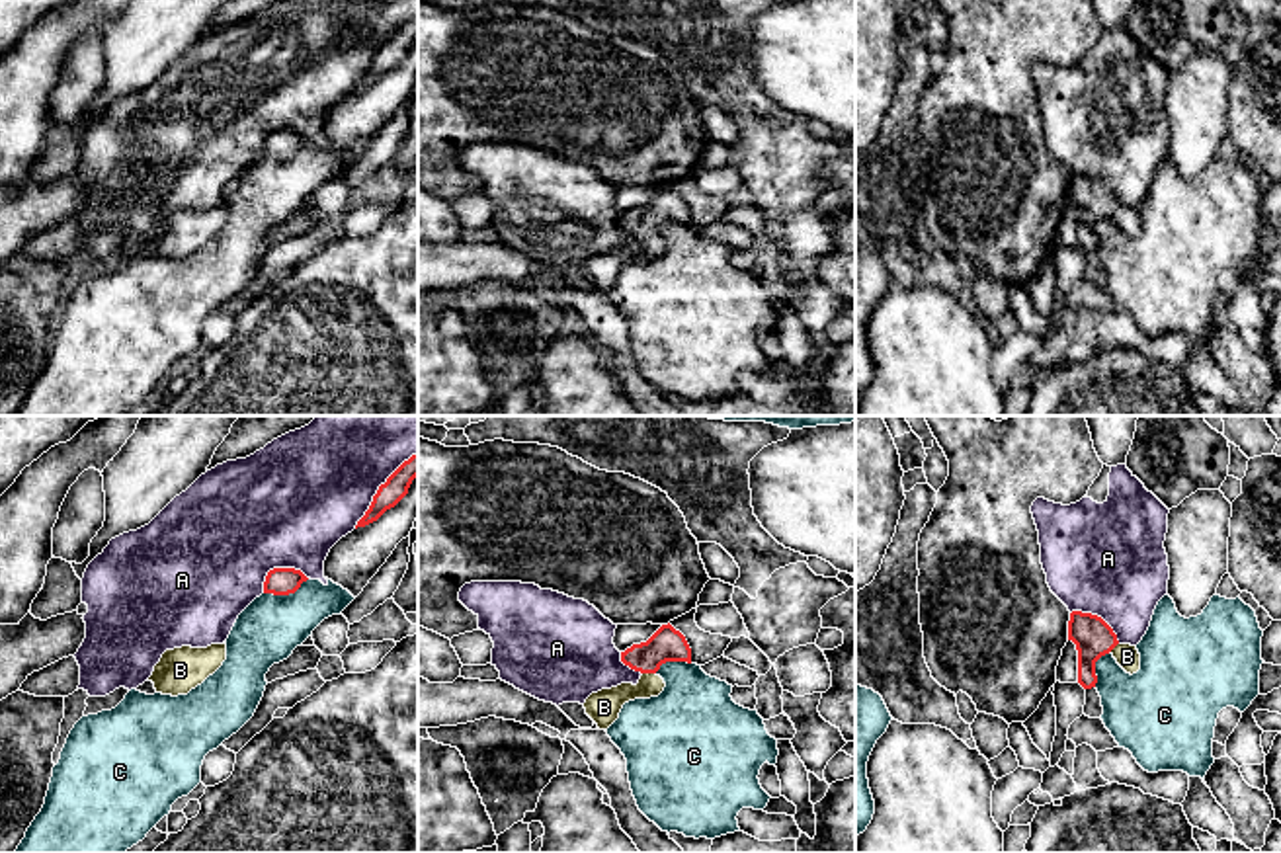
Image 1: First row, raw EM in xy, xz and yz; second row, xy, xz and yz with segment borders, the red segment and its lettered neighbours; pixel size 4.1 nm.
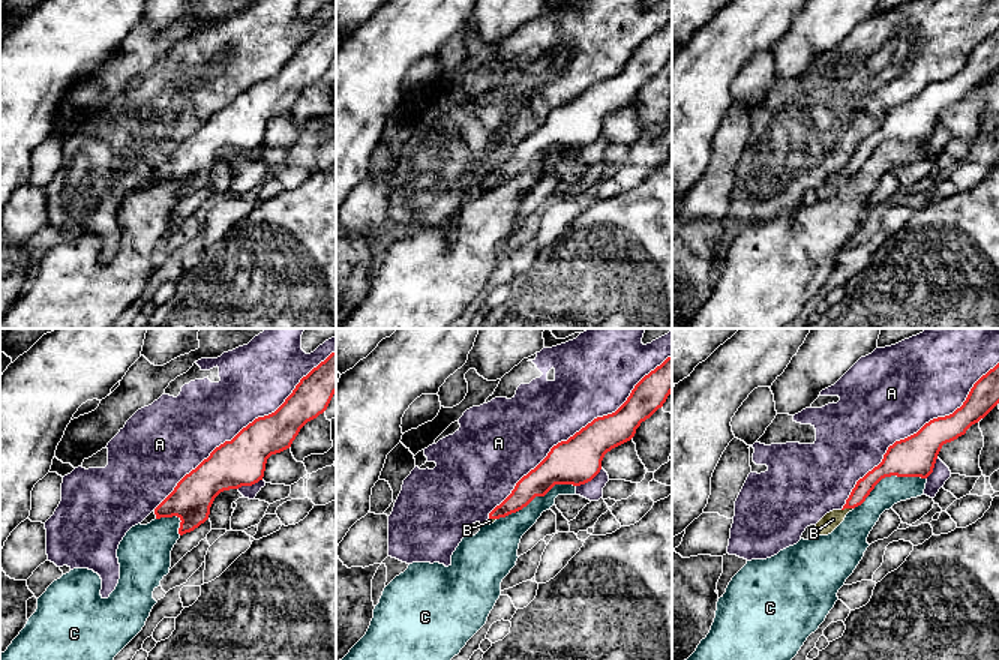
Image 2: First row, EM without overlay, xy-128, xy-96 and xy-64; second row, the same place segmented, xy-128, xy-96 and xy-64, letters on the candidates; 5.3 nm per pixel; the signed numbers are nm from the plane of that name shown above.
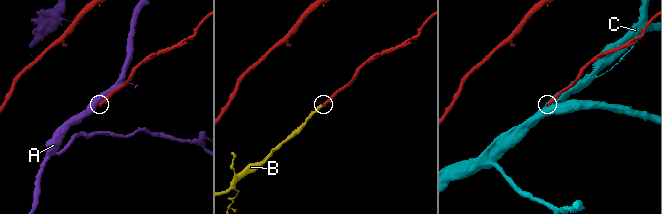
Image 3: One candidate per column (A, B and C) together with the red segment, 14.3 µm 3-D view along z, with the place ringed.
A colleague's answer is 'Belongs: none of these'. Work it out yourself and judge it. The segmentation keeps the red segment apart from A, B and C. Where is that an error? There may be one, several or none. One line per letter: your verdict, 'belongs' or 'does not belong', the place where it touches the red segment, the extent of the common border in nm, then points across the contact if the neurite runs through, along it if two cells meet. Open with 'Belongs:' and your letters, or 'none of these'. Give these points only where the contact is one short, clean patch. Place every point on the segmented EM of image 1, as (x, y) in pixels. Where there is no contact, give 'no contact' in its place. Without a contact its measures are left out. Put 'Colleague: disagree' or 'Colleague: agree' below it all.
Belongs: B
A: does not belong | xy (379, 488) | 420 nm
B: belongs | xz (649, 672) | 60 nm | across xz (666, 645), (649, 662), (649, 672), (635, 691), (604, 707)
C: does not belong | xy (286, 594) | 200 nm
Colleague: disagree

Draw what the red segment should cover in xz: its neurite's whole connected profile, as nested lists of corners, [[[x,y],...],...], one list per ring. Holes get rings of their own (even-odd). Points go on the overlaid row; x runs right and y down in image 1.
[[[668,623],[646,642],[633,644],[621,652],[621,662],[642,673],[639,683],[621,683],[611,689],[601,689],[592,693],[584,703],[586,714],[605,732],[619,718],[625,703],[658,697],[666,687],[664,679],[656,673],[660,666],[666,662],[691,664],[691,648],[685,636]]]

